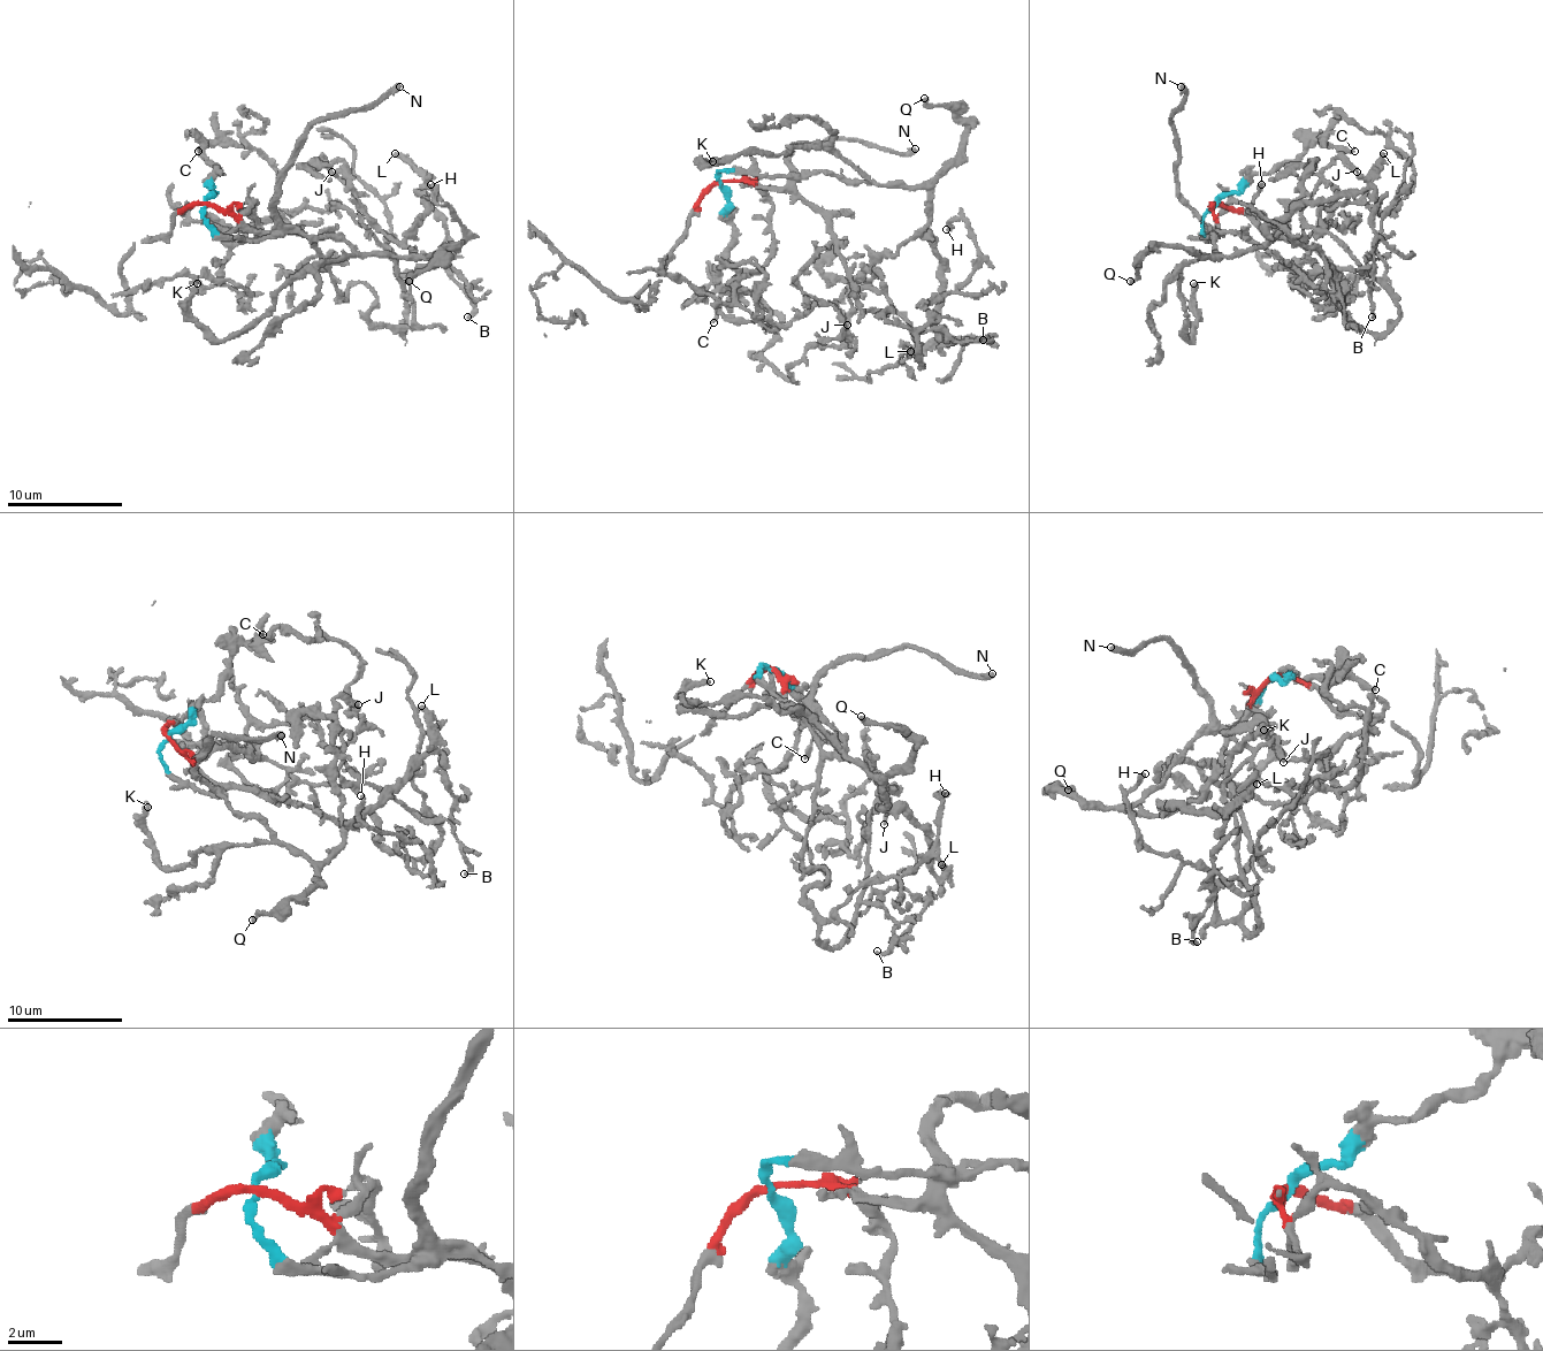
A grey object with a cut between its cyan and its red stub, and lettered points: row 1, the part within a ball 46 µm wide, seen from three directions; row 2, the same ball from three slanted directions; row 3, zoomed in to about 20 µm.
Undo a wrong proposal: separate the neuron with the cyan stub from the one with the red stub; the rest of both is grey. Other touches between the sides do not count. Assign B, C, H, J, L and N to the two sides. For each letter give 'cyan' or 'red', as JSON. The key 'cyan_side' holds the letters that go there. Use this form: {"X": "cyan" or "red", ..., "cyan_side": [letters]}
{"B": "red", "C": "cyan", "H": "red", "J": "red", "L": "cyan", "N": "red", "cyan_side": ["C", "L"]}

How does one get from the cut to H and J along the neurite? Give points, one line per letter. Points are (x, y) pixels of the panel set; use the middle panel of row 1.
H: (722, 183), (800, 192), (857, 305), (913, 328), (979, 256), (962, 221), (947, 230)
J: (722, 183), (800, 192), (857, 305), (890, 308), (921, 366), (875, 271), (837, 305), (846, 326)

